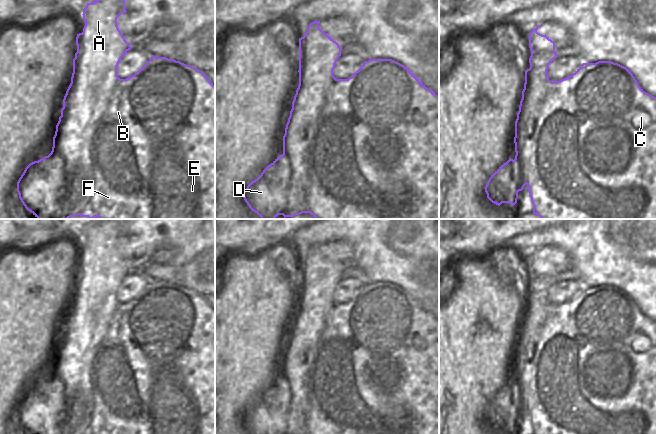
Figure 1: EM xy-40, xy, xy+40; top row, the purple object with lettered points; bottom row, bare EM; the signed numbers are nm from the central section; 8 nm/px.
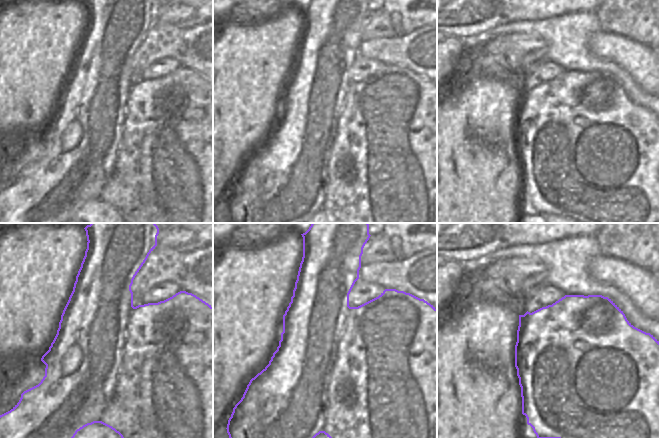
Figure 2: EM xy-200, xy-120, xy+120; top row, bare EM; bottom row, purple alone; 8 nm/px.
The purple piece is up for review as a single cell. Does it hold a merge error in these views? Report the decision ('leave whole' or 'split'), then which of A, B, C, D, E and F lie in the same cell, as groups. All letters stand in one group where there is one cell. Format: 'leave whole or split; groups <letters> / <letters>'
split; groups A D / B C E F

